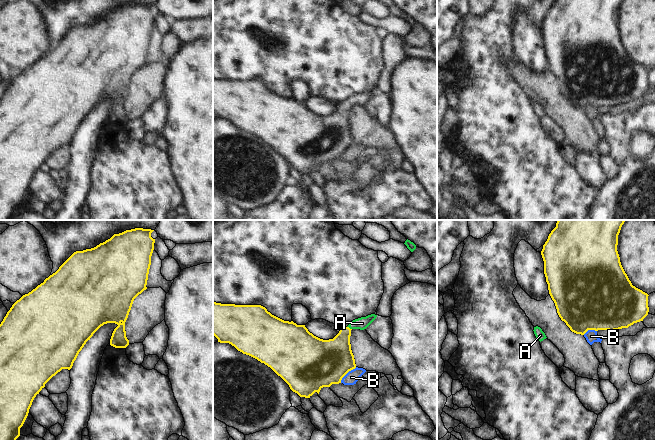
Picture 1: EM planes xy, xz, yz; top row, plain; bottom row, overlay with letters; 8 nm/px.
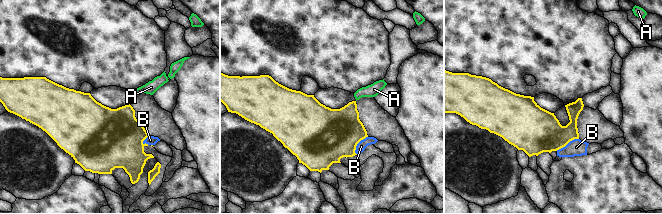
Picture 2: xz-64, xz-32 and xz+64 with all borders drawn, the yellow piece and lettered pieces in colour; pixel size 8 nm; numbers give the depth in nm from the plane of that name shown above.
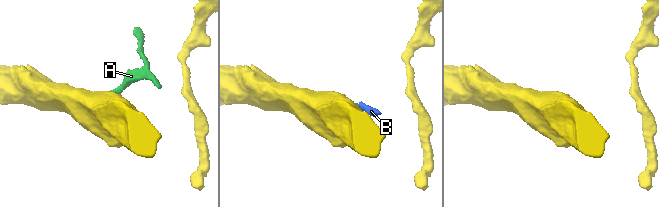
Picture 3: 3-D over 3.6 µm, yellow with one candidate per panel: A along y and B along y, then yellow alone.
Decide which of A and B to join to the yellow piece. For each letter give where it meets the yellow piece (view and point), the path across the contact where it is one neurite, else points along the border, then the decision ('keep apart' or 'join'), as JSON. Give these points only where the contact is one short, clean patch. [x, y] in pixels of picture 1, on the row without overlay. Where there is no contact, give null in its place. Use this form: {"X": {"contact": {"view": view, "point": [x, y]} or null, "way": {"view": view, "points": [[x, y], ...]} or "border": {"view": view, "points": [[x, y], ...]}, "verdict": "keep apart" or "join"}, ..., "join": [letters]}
{"A": {"contact": {"view": "xz", "point": [348, 103]}, "way": {"view": "xz", "points": [[335, 131], [348, 103], [362, 99]]}, "verdict": "join"}, "B": {"contact": {"view": "xz", "point": [347, 148]}, "verdict": "keep apart"}, "join": ["A"]}

